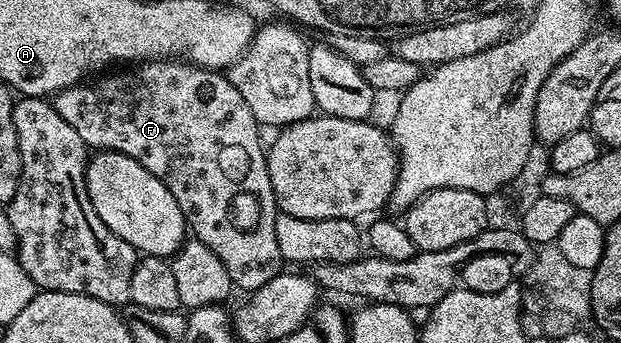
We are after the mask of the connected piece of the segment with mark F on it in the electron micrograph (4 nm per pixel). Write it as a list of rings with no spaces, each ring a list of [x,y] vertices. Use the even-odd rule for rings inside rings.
[[[180,59],[142,61],[137,65],[115,70],[113,73],[103,74],[94,81],[94,84],[90,84],[90,81],[83,81],[74,87],[65,87],[63,91],[59,91],[57,95],[53,96],[52,102],[56,113],[60,113],[60,117],[64,117],[64,121],[68,121],[68,125],[72,125],[72,129],[76,129],[76,133],[80,133],[87,148],[94,151],[124,153],[128,157],[132,157],[132,161],[140,161],[140,165],[144,169],[148,169],[148,173],[152,173],[152,177],[159,179],[168,189],[168,193],[172,193],[172,197],[176,197],[176,205],[180,205],[180,213],[184,213],[187,228],[192,232],[193,238],[208,245],[208,249],[212,249],[212,253],[216,253],[216,257],[220,257],[220,261],[224,261],[224,269],[228,269],[230,282],[237,290],[239,287],[242,293],[249,293],[260,289],[260,285],[268,285],[268,281],[272,281],[272,277],[276,277],[280,273],[281,267],[278,266],[283,266],[284,263],[280,245],[276,245],[276,217],[280,212],[278,202],[275,201],[272,193],[272,181],[268,177],[267,148],[264,143],[262,147],[262,139],[258,136],[259,121],[252,113],[252,109],[248,109],[248,101],[244,101],[244,97],[240,97],[240,93],[236,93],[236,85],[232,85],[221,70],[197,67],[195,63],[188,63]]]

